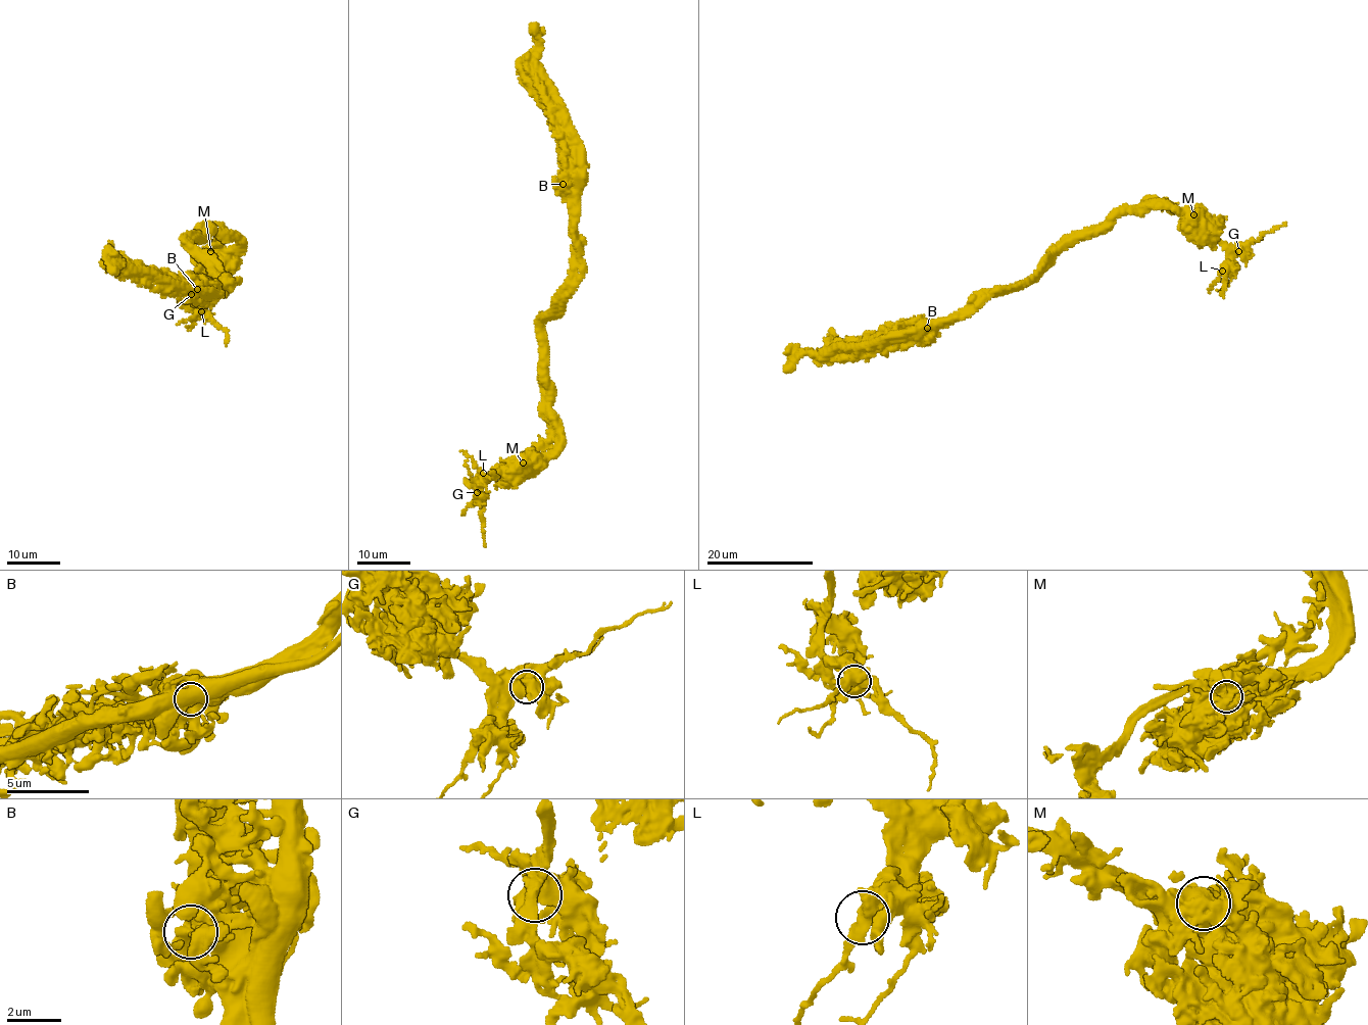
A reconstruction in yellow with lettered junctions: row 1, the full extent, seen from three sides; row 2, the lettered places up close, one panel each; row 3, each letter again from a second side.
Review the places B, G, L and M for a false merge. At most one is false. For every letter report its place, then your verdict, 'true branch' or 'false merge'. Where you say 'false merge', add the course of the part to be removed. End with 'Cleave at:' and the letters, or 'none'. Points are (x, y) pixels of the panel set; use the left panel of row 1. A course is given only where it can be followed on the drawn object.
B: (197, 289) | true branch
G: (191, 294) | true branch
L: (201, 311) | true branch
M: (210, 251) | false merge | (210, 251), (224, 231), (217, 225), (198, 226), (184, 238), (236, 282), (226, 294), (118, 262), (116, 274)
Cleave at: M

